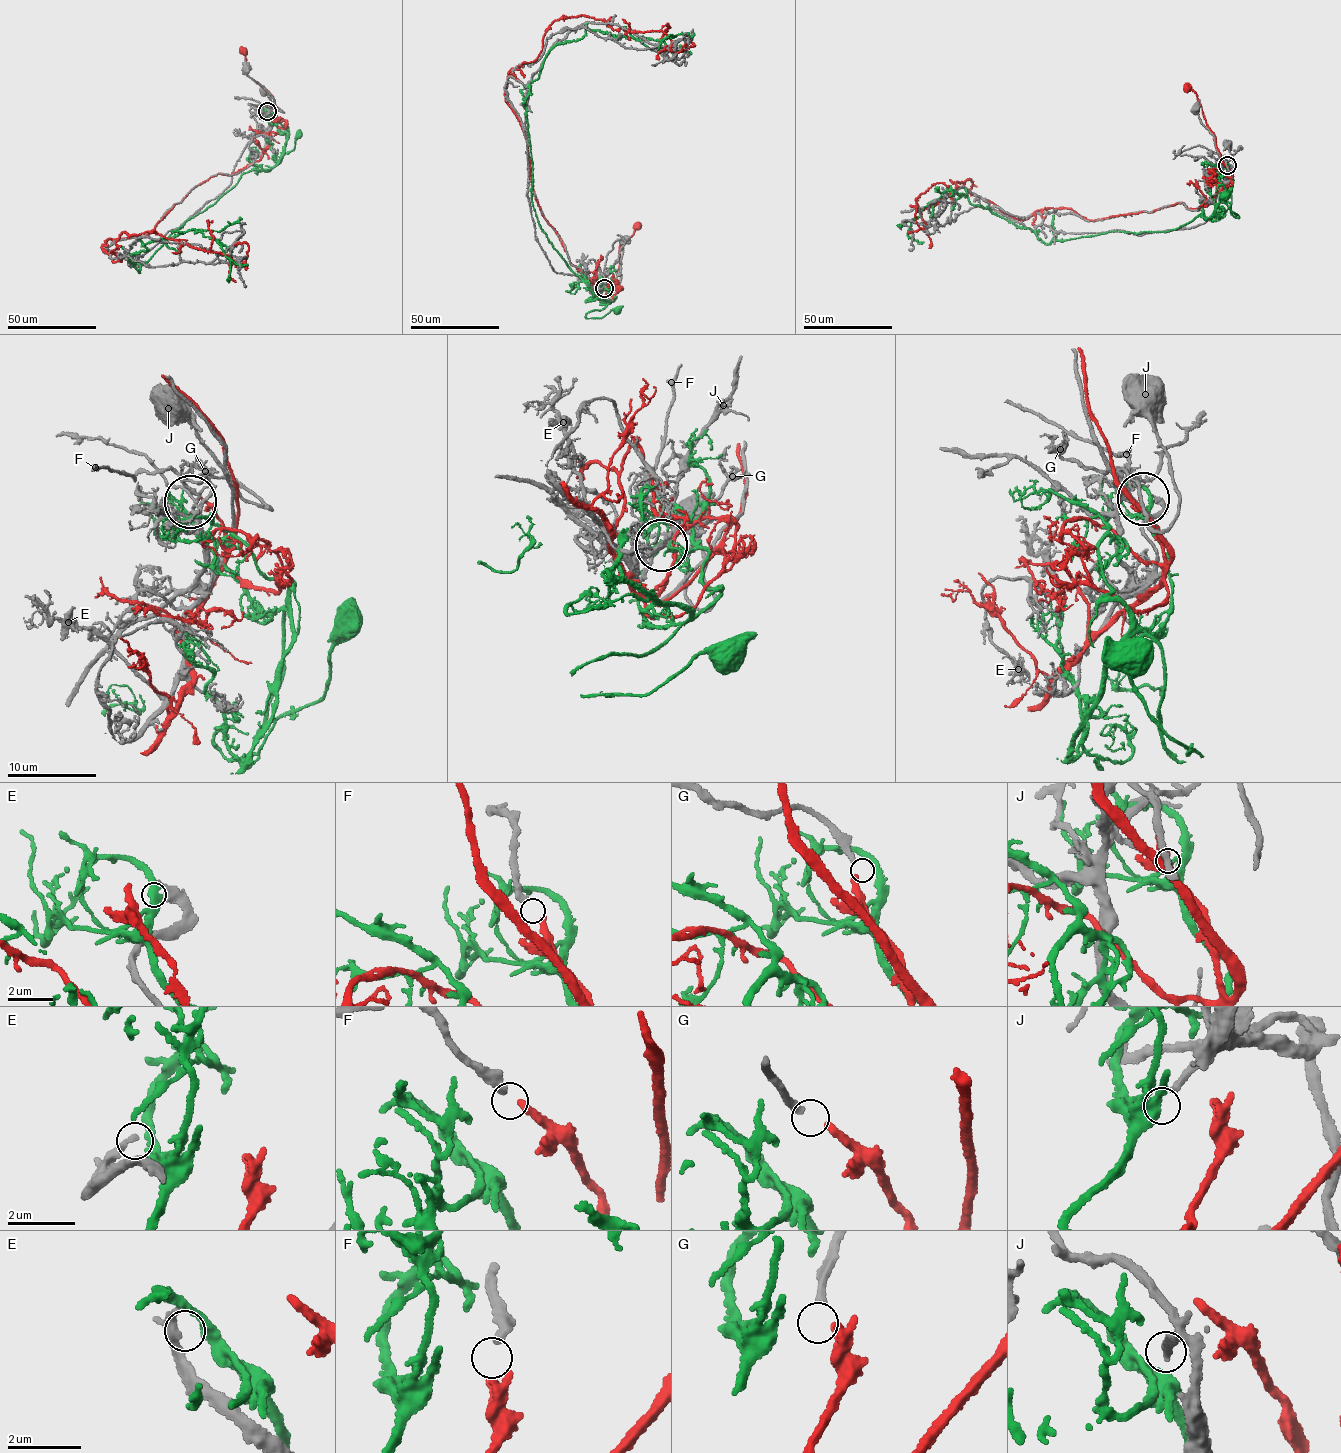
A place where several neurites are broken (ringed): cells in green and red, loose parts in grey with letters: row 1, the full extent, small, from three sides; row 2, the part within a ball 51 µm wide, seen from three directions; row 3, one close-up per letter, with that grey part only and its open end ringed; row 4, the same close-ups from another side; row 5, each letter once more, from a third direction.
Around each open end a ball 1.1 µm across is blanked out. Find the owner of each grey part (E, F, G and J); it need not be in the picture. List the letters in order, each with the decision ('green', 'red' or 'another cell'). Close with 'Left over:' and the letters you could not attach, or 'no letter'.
E: another cell
F: red
G: another cell
J: another cell
Left over: E, G, J

